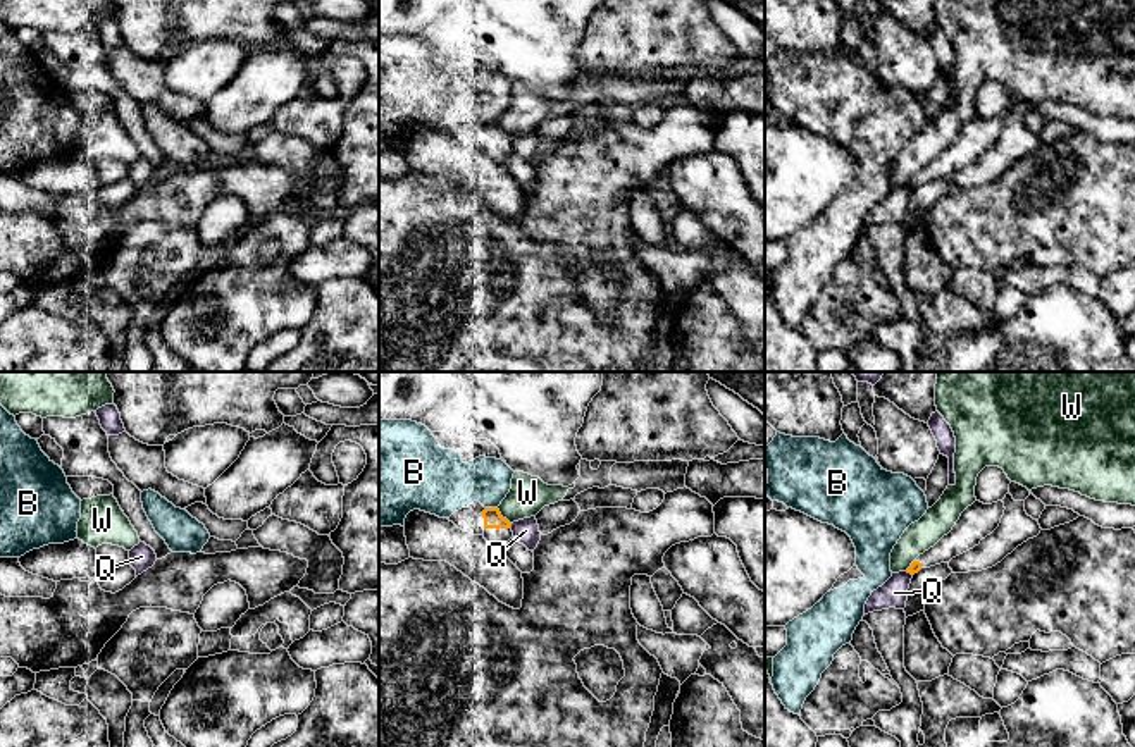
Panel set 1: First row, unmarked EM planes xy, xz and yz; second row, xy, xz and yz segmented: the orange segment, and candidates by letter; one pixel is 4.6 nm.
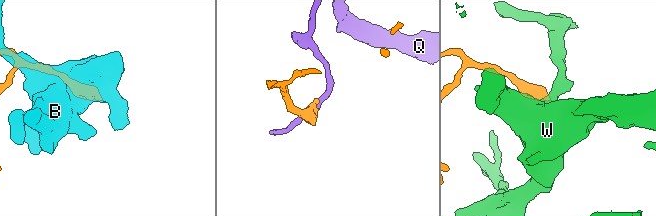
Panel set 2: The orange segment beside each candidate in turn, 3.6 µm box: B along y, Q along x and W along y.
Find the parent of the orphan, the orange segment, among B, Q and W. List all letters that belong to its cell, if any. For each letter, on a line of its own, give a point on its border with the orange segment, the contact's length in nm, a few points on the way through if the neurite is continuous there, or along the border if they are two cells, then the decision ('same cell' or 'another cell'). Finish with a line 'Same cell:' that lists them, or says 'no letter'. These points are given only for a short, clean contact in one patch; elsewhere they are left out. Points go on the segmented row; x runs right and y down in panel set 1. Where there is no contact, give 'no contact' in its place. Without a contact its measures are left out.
B: xz (491, 508) | 60 nm | another cell
Q: yz (910, 572) | 40 nm | another cell
W: xz (502, 517) | 100 nm | another cell
Same cell: no letter

